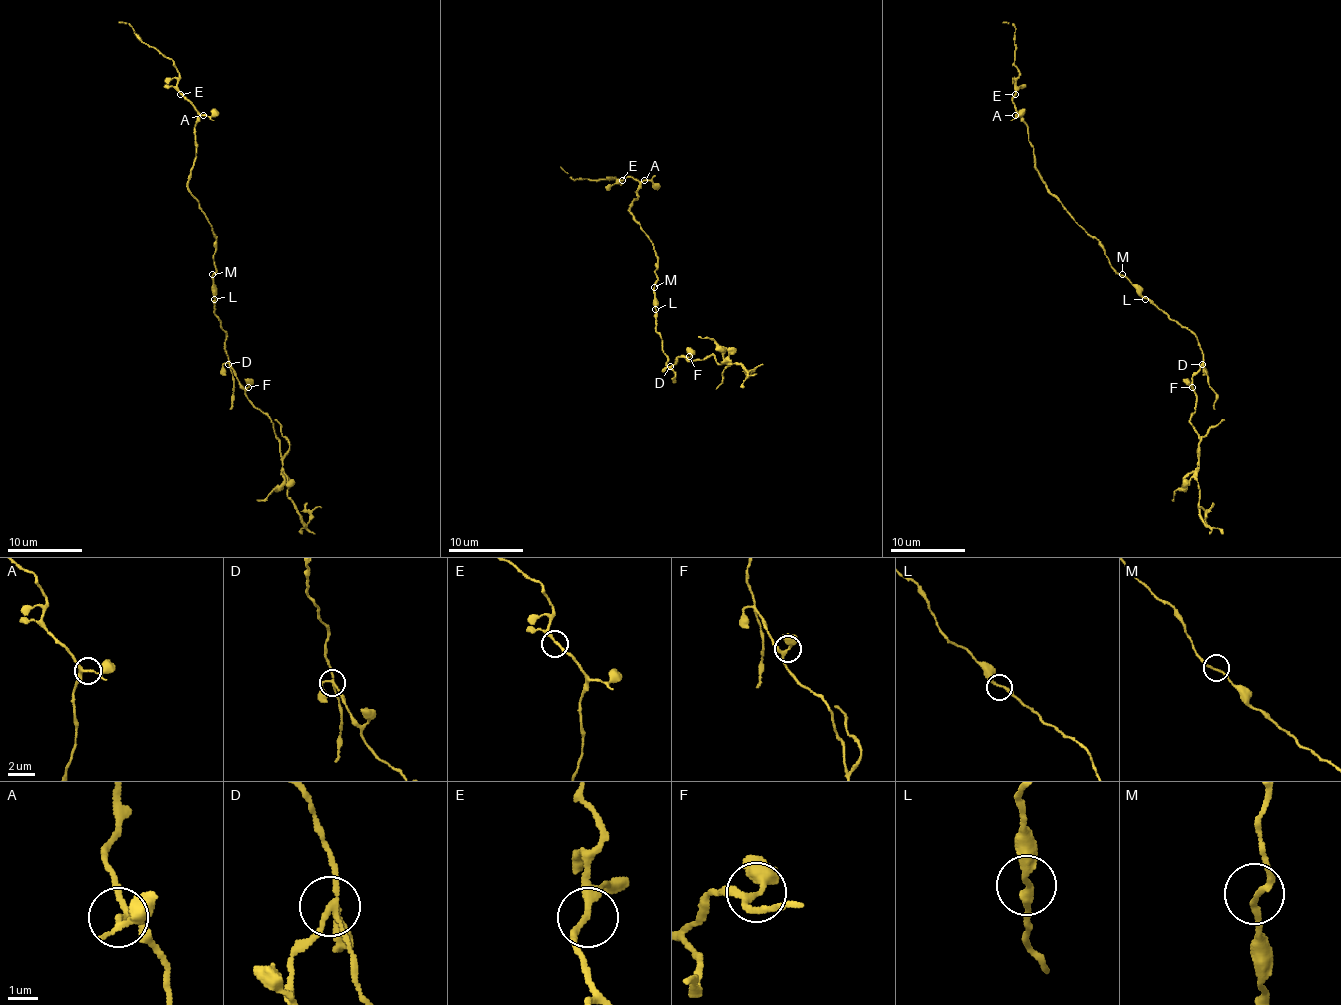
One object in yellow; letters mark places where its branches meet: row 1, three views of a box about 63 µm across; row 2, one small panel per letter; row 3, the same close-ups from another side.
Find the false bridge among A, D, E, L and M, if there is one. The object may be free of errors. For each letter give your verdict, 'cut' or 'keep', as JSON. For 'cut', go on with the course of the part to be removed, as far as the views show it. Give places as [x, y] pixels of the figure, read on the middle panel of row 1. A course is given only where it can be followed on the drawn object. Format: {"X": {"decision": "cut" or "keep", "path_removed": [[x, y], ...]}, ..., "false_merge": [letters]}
{"A": {"decision": "keep"}, "D": {"decision": "cut", "path_removed": [[670, 366], [678, 356], [704, 360], [712, 354], [721, 364], [742, 364], [751, 371], [745, 379]]}, "E": {"decision": "keep"}, "L": {"decision": "keep"}, "M": {"decision": "keep"}, "false_merge": ["D"]}

